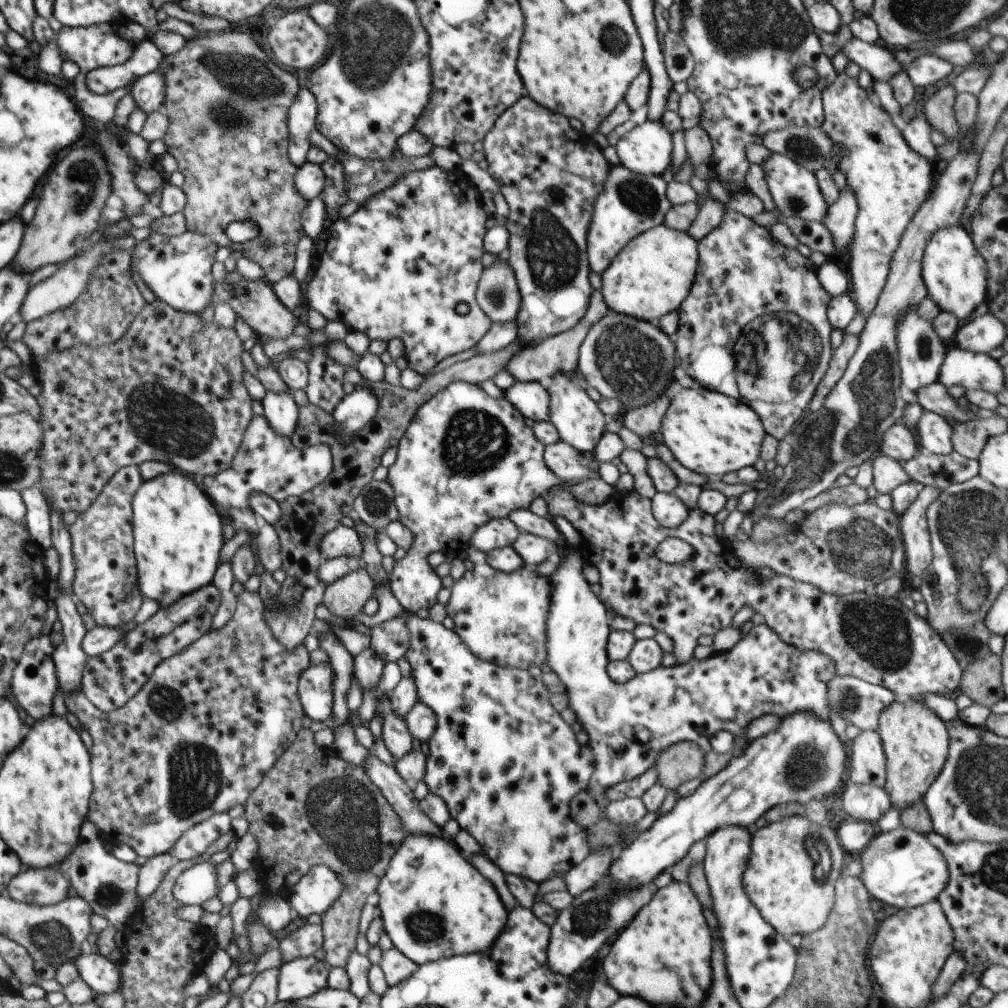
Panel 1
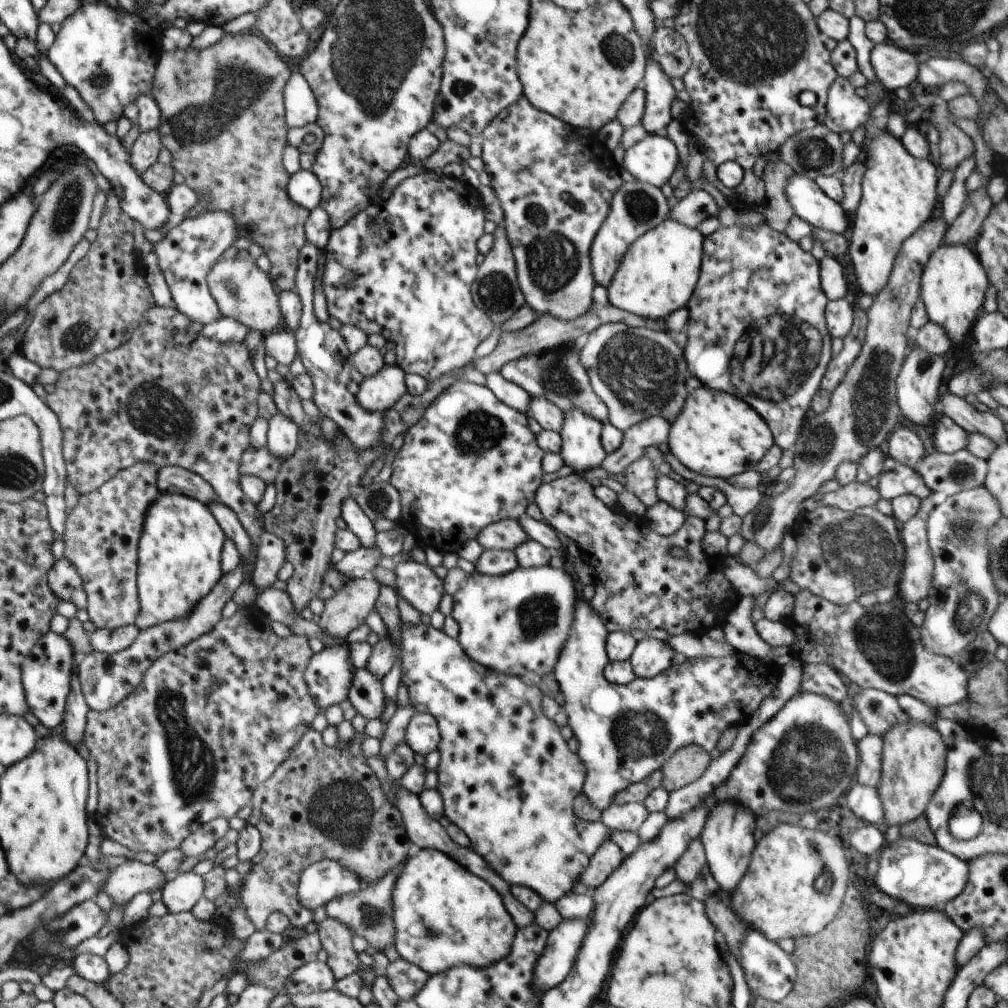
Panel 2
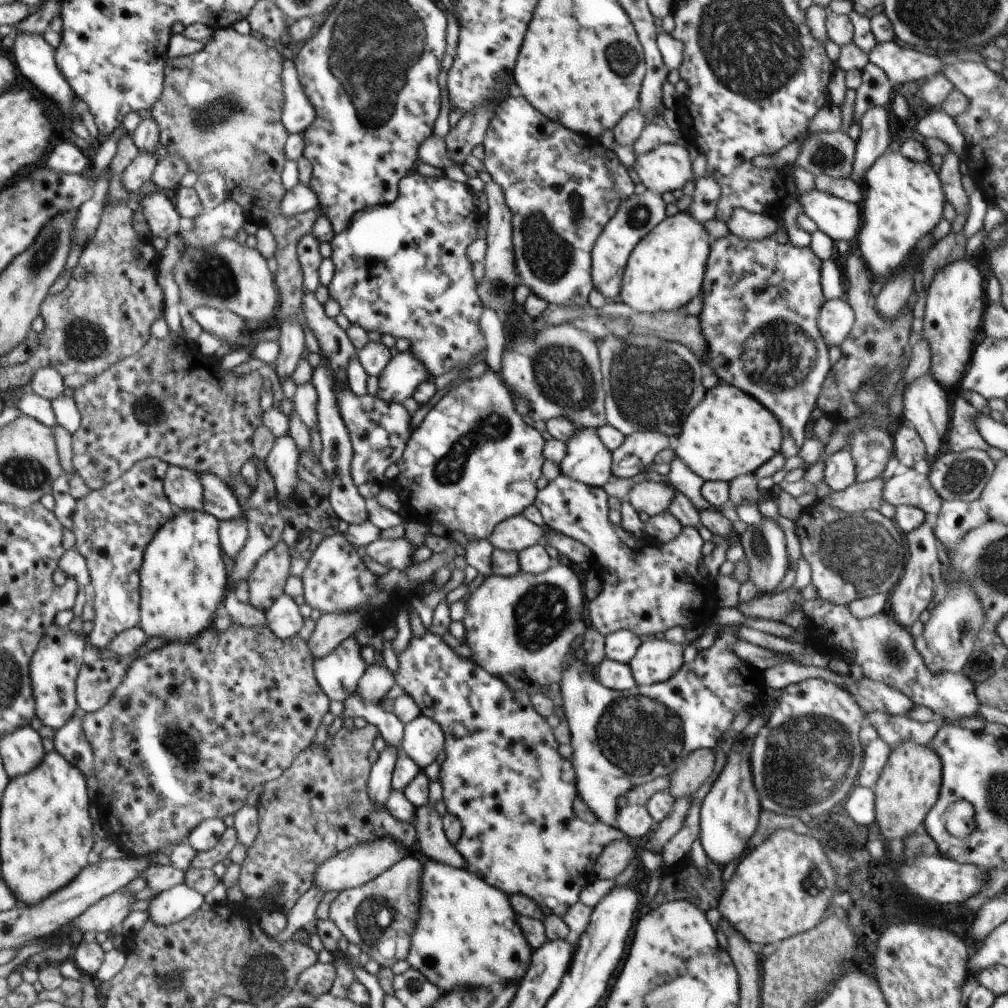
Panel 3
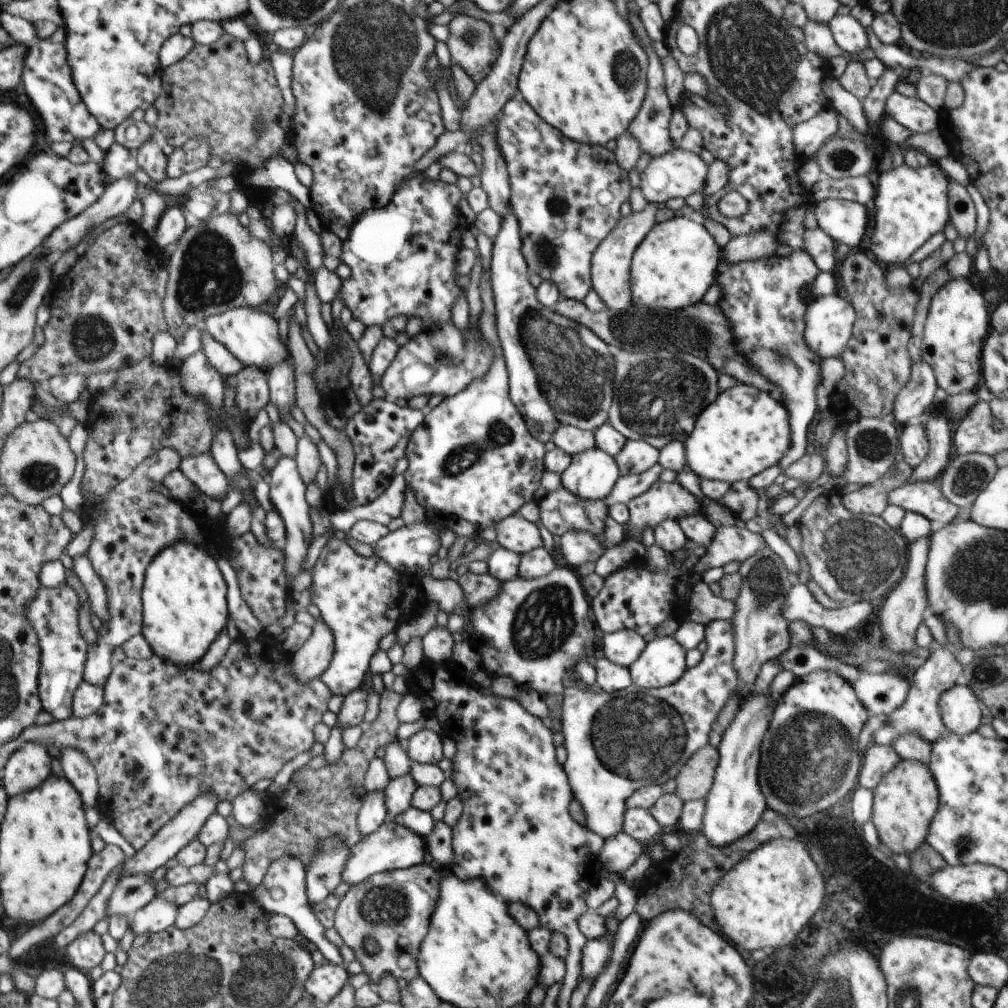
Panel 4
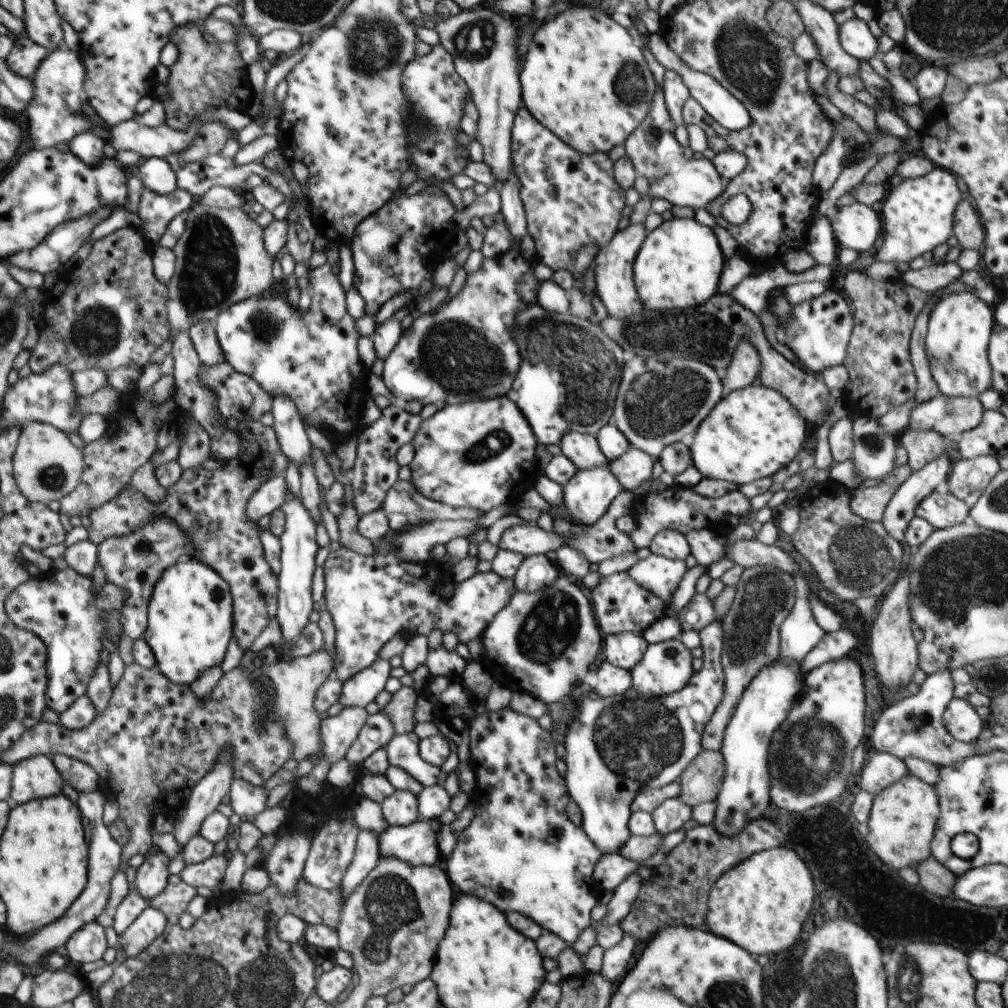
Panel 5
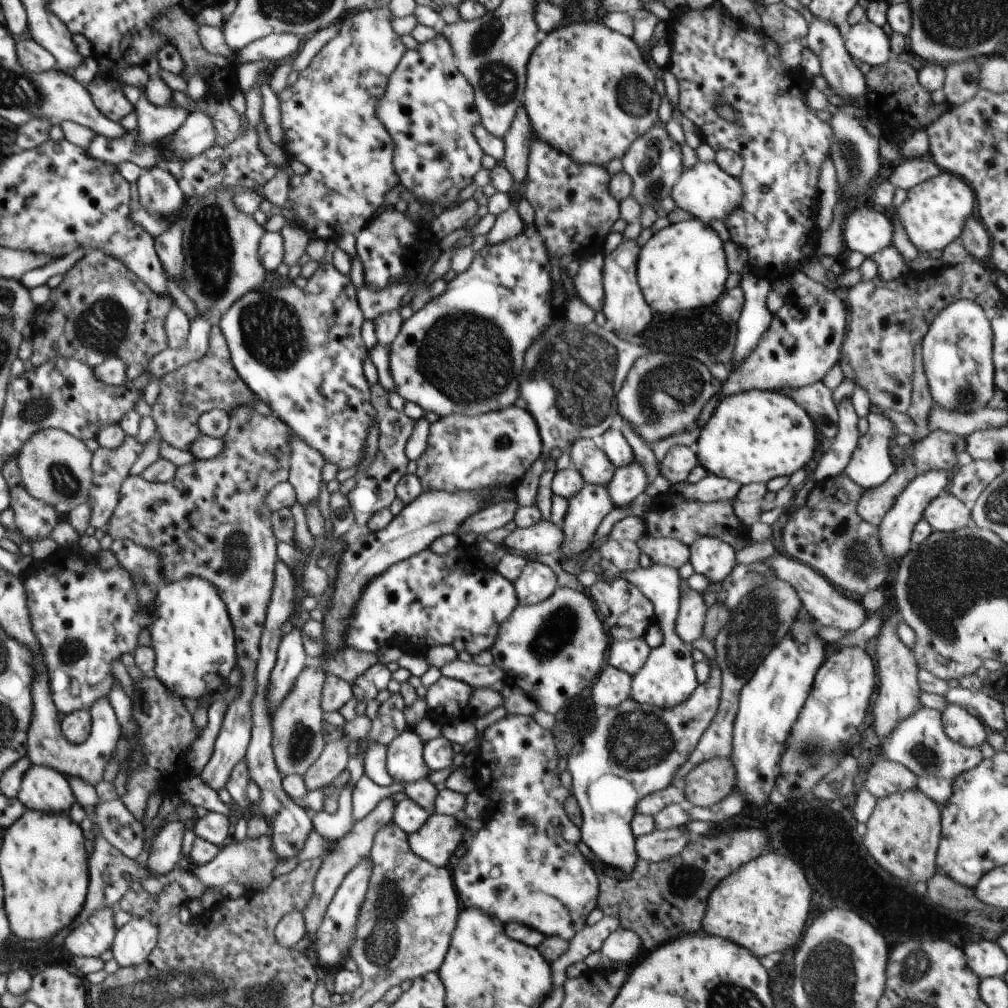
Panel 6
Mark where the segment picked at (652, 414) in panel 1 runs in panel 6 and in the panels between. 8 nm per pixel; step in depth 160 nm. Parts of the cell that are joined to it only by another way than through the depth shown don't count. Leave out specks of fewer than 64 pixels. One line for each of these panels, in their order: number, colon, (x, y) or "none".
2: (653, 432)
3: (639, 449)
4: (636, 457)
5: (634, 467)
6: (628, 482)

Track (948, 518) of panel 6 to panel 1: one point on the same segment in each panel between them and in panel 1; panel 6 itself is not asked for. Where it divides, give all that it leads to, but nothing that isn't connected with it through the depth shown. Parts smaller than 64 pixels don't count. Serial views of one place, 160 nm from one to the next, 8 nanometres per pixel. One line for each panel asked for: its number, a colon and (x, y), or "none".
1: (888, 473)
2: (902, 480)
3: (912, 488)
4: (924, 497)
5: (942, 510)

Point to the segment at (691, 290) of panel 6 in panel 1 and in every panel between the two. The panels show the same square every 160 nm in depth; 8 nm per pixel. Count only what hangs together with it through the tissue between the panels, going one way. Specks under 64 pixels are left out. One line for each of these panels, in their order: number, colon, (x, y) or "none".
1: (650, 277)
2: (658, 274)
3: (666, 269)
4: (673, 267)
5: (679, 265)

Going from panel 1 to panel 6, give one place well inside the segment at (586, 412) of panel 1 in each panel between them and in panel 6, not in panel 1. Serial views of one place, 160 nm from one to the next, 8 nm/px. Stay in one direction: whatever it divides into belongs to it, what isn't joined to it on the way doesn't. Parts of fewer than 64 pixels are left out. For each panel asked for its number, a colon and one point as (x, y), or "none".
2: (581, 449)
3: (587, 460)
4: (592, 474)
5: (587, 495)
6: (586, 510)

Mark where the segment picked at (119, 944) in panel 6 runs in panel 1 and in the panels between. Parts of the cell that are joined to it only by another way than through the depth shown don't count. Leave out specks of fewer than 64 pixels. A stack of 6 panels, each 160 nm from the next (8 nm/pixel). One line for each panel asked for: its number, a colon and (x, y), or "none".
1: (195, 885)
2: (180, 895)
3: (170, 906)
4: (159, 914)
5: (151, 922)

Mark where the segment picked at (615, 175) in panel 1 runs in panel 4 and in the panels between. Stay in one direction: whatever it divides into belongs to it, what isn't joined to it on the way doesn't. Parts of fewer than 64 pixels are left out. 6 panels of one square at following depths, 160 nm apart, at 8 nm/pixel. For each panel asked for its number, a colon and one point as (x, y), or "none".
2: (636, 207)
3: (636, 216)
4: (610, 264)

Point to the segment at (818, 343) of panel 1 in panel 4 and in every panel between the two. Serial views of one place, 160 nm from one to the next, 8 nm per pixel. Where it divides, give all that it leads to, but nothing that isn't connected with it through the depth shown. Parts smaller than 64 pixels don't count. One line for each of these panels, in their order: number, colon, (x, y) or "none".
2: (778, 362)
3: (747, 285)
4: (766, 301)

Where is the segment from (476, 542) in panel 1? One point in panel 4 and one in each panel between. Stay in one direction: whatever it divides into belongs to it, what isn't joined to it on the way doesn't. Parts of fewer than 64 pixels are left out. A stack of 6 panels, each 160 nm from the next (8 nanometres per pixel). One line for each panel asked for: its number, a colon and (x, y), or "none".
2: (506, 534)
3: (516, 533)
4: (515, 533)

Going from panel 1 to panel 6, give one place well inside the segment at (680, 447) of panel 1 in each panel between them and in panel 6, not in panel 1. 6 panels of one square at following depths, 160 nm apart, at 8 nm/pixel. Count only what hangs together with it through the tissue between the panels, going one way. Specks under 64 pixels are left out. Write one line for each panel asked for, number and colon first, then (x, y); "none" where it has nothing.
2: (719, 434)
3: (729, 434)
4: (744, 431)
5: (753, 432)
6: (754, 437)

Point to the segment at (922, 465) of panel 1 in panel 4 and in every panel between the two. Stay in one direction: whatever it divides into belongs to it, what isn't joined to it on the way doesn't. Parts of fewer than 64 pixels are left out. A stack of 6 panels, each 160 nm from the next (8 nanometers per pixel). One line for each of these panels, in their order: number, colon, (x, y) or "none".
2: (951, 473)
3: (963, 475)
4: (961, 481)

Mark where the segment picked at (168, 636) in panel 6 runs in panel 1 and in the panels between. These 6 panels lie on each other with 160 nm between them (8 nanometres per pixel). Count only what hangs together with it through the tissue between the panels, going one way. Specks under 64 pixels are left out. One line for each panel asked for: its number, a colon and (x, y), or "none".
1: (178, 533)
2: (179, 552)
3: (184, 581)
4: (185, 608)
5: (190, 620)

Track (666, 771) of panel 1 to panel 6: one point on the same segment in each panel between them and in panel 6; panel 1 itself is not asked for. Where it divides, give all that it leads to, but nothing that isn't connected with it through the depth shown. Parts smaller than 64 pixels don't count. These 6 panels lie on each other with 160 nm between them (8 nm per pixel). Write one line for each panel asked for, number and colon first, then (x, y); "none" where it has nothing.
2: (686, 765)
3: (697, 767)
4: (695, 779)
5: (701, 781)
6: (708, 783)

